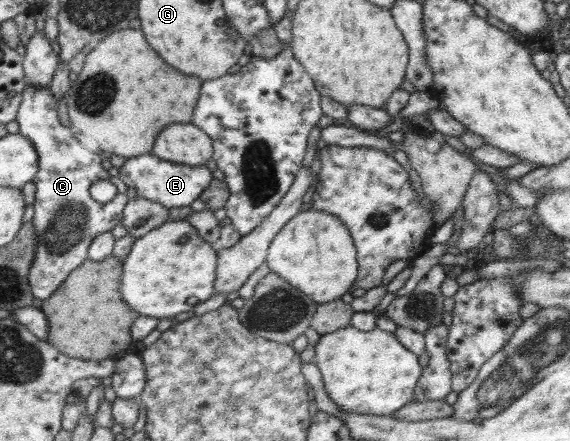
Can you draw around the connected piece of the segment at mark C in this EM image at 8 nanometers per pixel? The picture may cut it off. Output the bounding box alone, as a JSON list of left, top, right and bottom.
[16,83,128,300]

